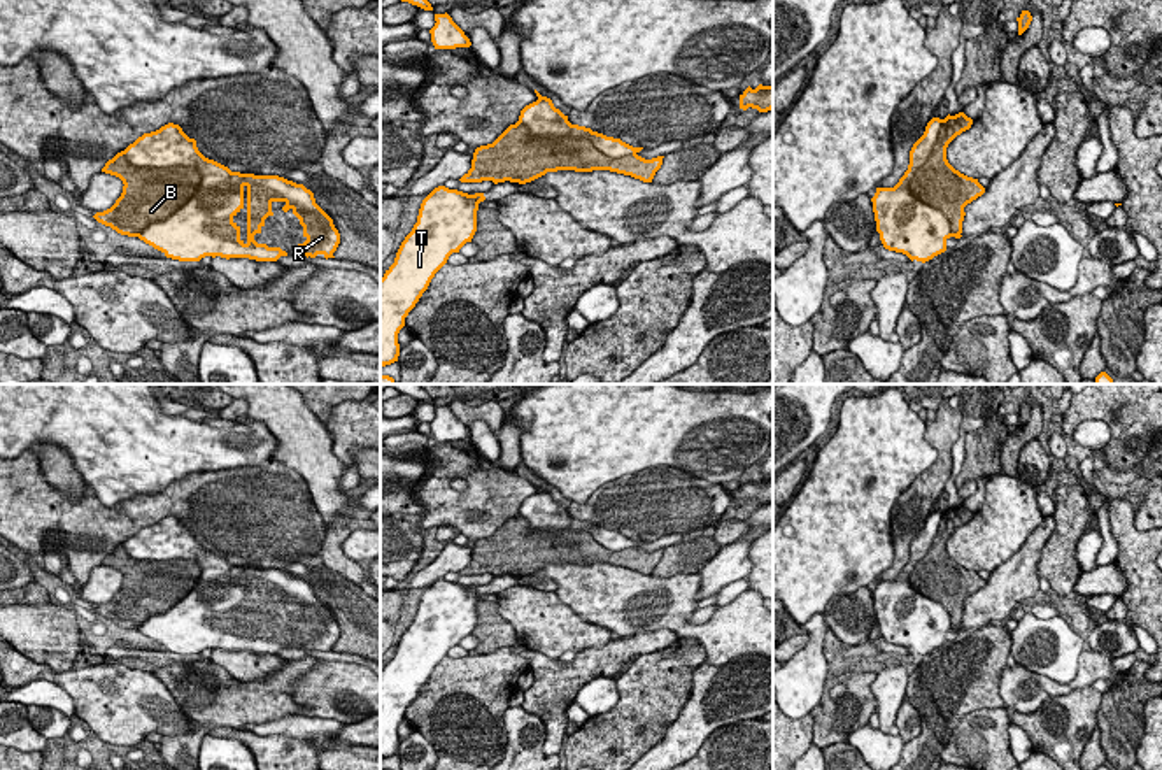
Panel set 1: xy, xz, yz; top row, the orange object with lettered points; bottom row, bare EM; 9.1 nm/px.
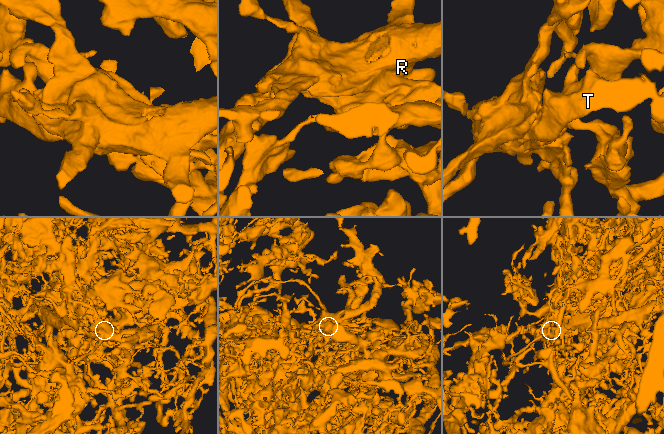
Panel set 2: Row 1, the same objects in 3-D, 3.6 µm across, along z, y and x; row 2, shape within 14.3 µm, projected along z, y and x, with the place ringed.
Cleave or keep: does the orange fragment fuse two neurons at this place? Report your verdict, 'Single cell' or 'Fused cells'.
Fused cells

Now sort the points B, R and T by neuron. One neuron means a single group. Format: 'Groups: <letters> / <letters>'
Groups: B / R T

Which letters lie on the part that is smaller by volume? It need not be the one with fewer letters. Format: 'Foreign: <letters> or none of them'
Foreign: B

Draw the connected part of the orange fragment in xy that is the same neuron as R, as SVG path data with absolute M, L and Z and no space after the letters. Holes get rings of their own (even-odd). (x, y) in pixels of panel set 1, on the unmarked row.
M168 516L156 524L144 526L133 537L130 537L123 547L135 560L195 560L200 567L200 579L188 596L168 609L163 614L151 616L138 626L138 631L154 642L161 644L167 651L179 654L200 654L205 649L221 651L249 651L256 654L277 654L280 649L287 649L280 640L268 640L254 633L256 626L261 626L265 612L273 609L272 596L284 595L284 605L289 602L300 612L303 619L303 637L293 640L293 649L315 651L322 647L326 652L335 651L333 645L340 637L340 626L333 617L333 612L315 596L314 586L303 577L296 577L279 568L254 568L231 565L228 560L205 551L196 533L189 531L179 517ZM247 602L247 633L240 631L240 619L233 610Z

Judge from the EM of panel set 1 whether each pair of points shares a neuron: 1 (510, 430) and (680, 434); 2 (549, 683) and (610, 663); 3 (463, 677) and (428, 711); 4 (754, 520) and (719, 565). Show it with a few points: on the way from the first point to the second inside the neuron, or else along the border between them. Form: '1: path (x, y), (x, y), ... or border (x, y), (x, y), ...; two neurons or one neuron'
1: border (507, 416), (521, 428), (523, 462); two neurons
2: path (565, 679), (595, 663); one neuron
3: path (454, 686), (437, 704); one neuron
4: path (752, 532), (731, 555); one neuron

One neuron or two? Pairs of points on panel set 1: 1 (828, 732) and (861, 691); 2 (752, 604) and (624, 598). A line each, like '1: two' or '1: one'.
1: one
2: one

